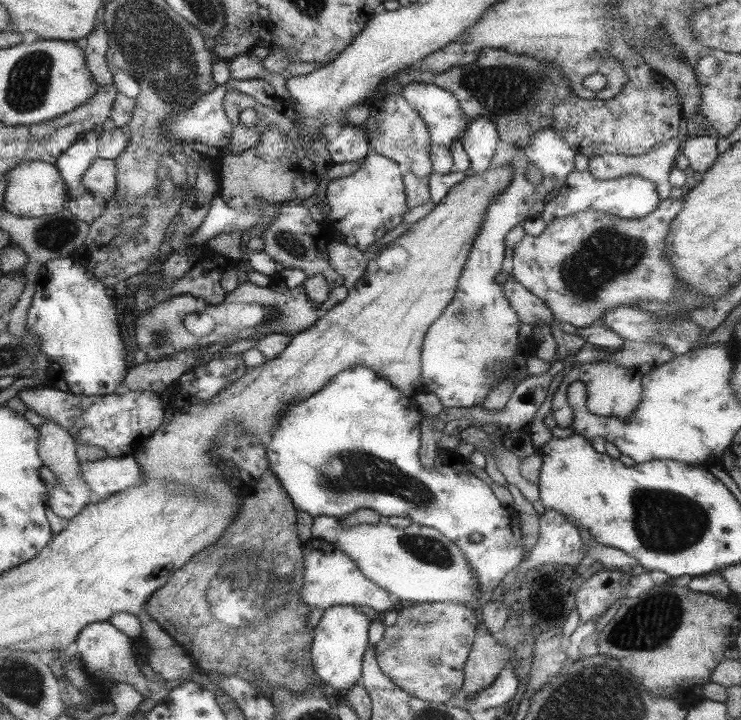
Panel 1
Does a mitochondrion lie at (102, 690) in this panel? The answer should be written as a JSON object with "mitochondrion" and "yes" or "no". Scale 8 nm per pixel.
{"mitochondrion":"no"}

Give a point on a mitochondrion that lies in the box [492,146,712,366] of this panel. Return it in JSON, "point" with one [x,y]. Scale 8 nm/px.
{"point":[605,256]}

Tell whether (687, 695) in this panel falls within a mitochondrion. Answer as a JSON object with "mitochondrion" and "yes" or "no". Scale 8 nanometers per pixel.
{"mitochondrion":"no"}

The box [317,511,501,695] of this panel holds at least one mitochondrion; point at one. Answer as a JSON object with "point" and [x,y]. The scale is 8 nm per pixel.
{"point":[427,549]}

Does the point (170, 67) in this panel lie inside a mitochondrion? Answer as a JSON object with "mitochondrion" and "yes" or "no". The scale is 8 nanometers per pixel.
{"mitochondrion":"yes"}

